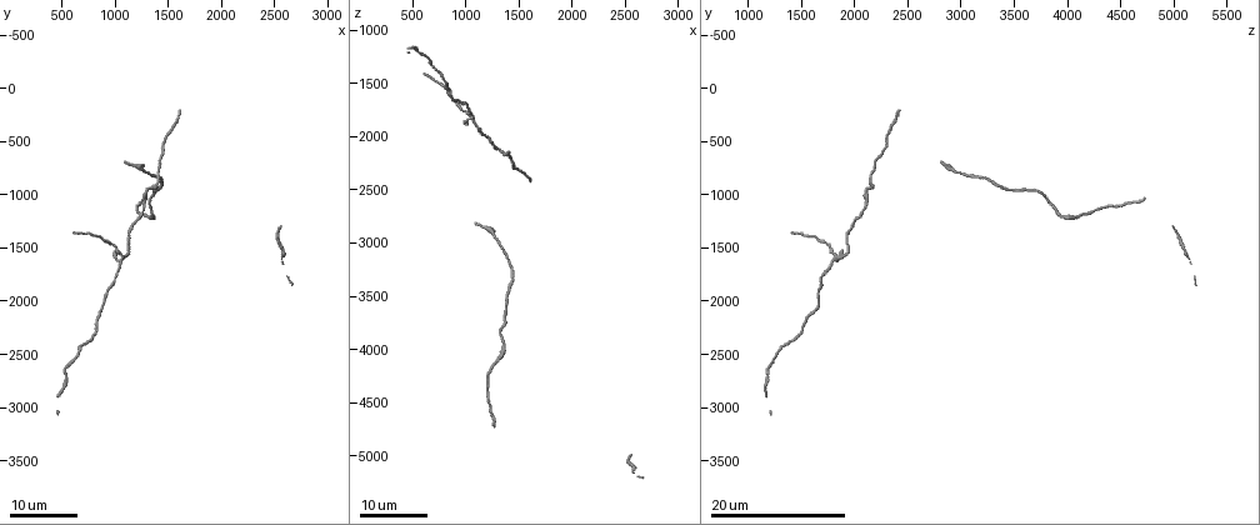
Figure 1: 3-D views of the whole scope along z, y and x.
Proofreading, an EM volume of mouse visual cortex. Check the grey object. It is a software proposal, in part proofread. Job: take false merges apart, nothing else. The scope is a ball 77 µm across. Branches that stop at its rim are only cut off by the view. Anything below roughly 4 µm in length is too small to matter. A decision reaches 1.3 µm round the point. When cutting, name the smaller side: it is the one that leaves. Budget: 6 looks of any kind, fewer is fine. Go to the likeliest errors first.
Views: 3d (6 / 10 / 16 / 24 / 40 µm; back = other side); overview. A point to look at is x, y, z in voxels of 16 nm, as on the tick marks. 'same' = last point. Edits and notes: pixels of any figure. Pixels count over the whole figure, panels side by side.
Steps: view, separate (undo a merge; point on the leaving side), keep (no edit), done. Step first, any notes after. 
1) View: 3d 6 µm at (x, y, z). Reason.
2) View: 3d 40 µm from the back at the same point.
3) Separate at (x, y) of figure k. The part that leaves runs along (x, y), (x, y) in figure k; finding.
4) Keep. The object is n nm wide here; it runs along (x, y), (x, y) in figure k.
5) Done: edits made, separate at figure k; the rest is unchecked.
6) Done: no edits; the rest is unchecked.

View: 3d 16 µm at (1060, 1580, 1800). Looks like a crossing.

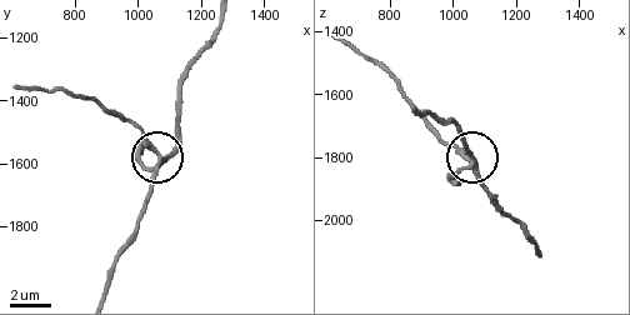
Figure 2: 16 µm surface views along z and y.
View: 3d 6 µm at (1060, 1580, 1820).

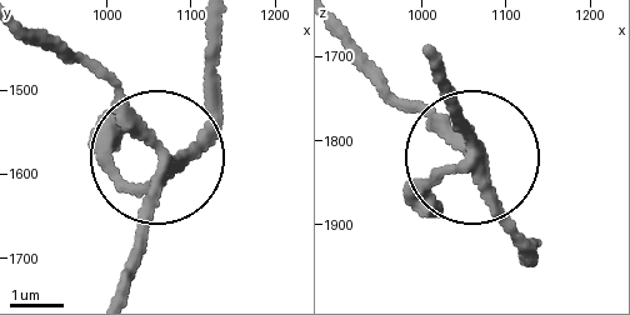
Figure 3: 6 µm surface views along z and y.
View: 3d 6 µm from the back at (1065, 1585, 1810). From behind.

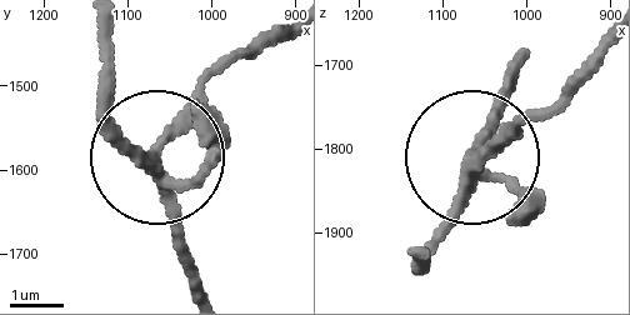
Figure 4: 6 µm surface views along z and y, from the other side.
Keep. It runs along (103, 21), (103, 103), (143, 156), (233, 53) in figure 4; one neuron here.

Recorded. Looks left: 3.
View: 3d 24 µm at (1360, 1180, 3940). Sudden change in width.

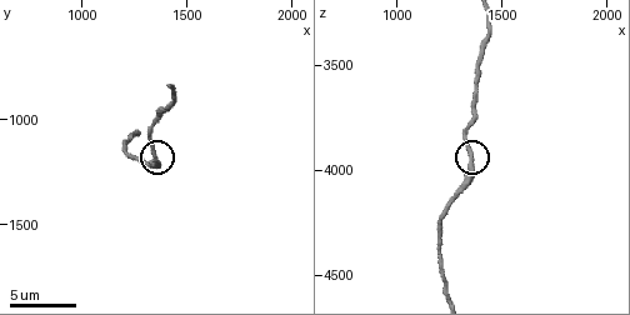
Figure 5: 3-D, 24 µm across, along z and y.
View: 3d 6 µm at (1340, 1200, 3940).

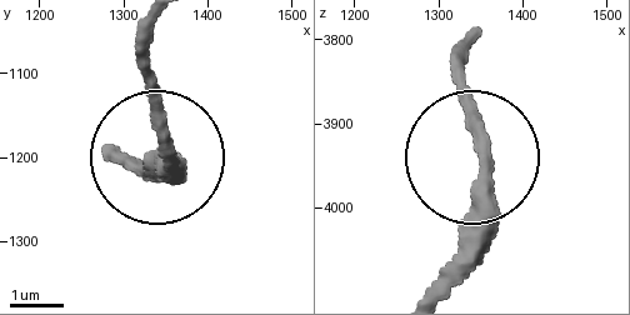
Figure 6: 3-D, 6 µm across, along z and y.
Keep. All the same neuron.

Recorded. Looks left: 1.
Done: no edits; the rest is unchecked.

